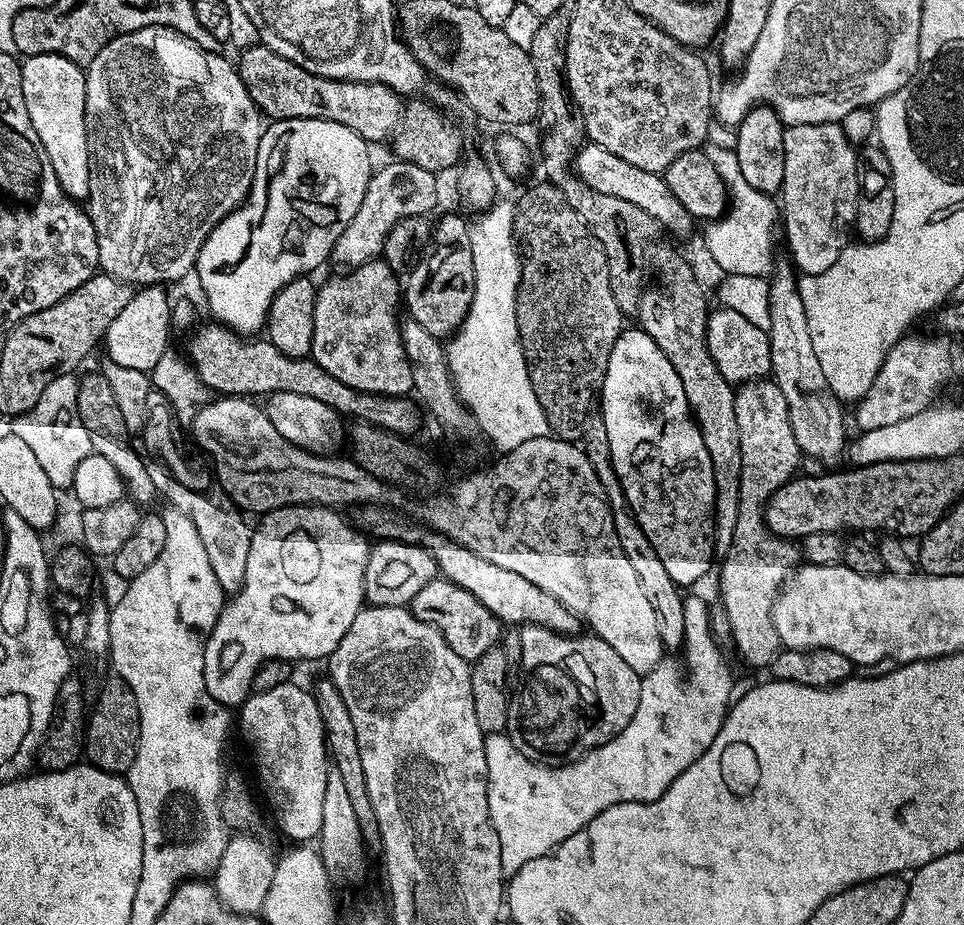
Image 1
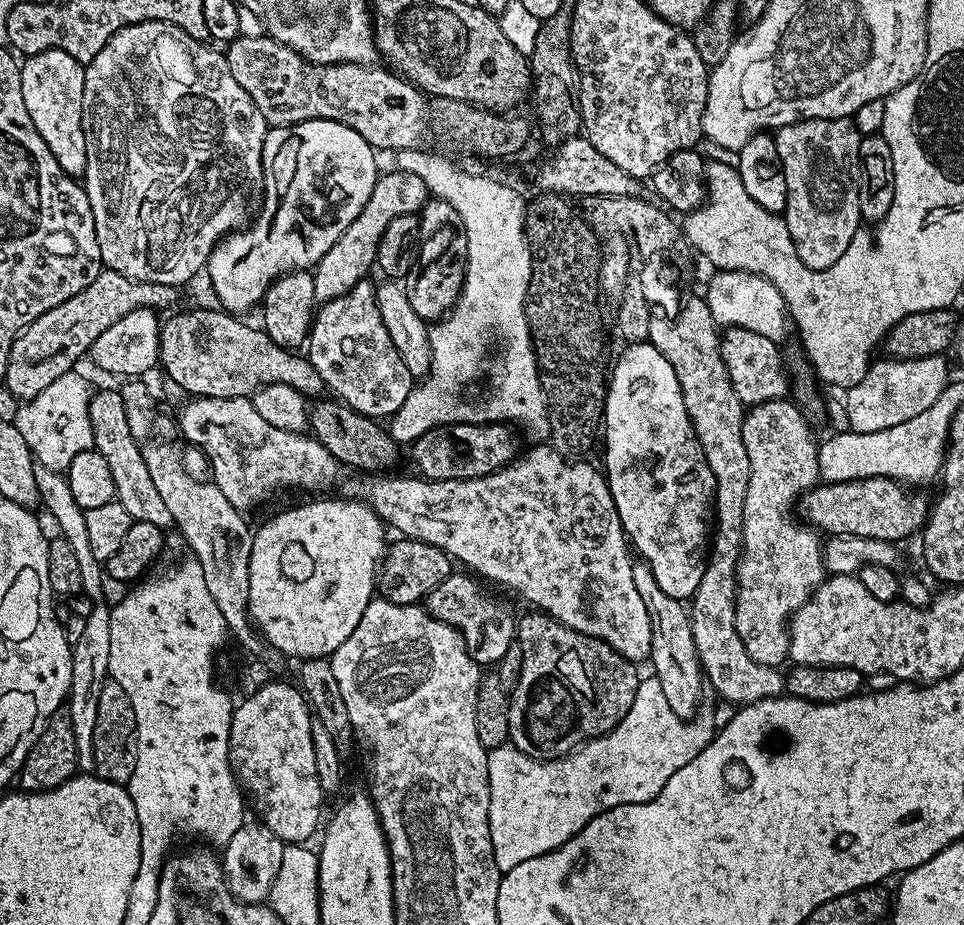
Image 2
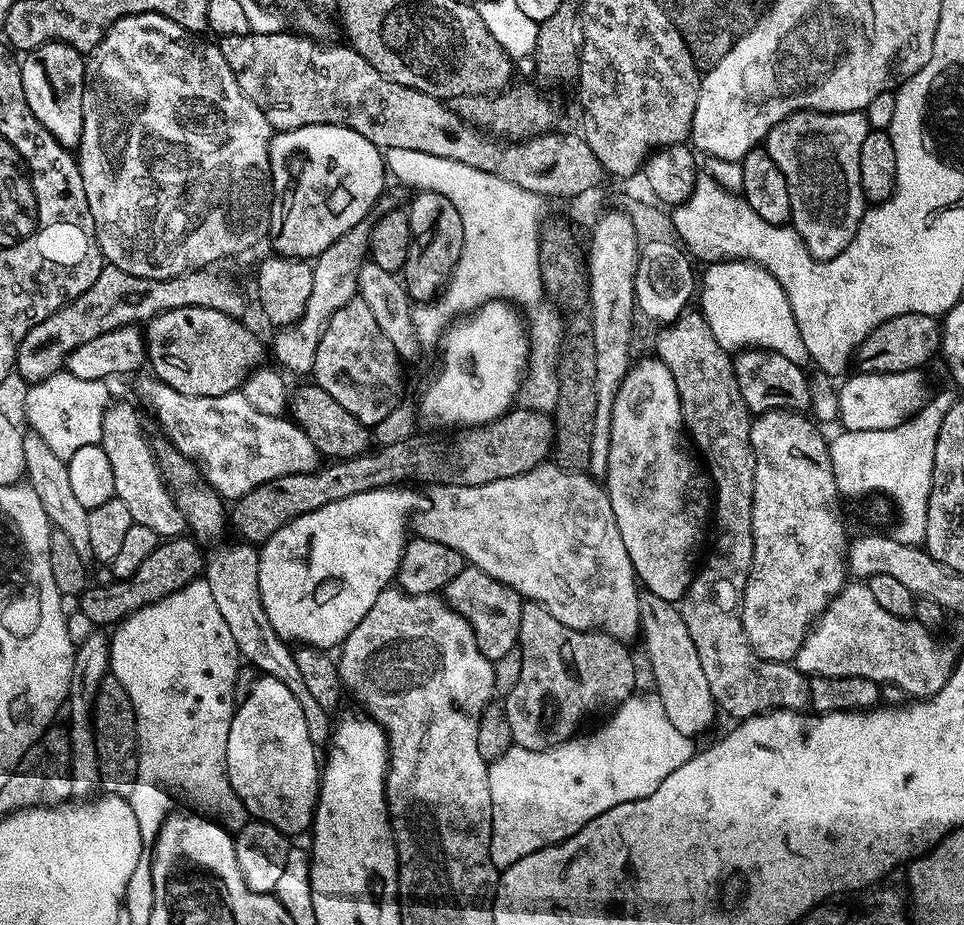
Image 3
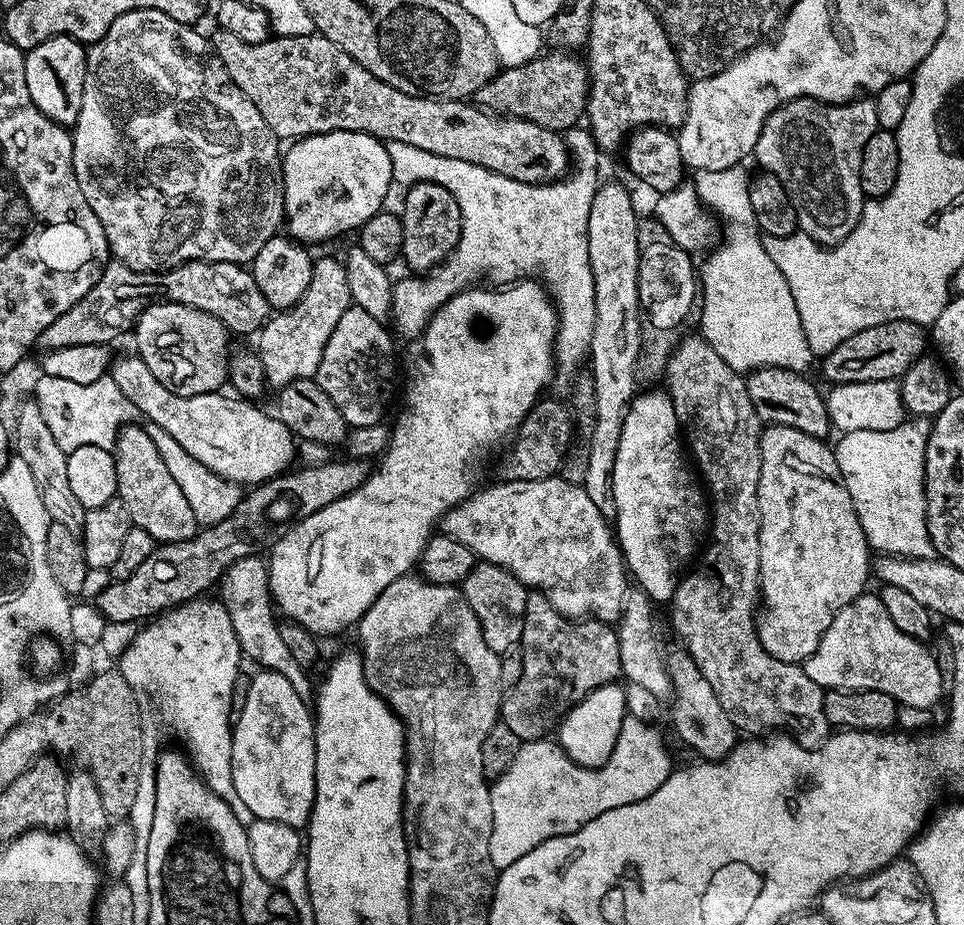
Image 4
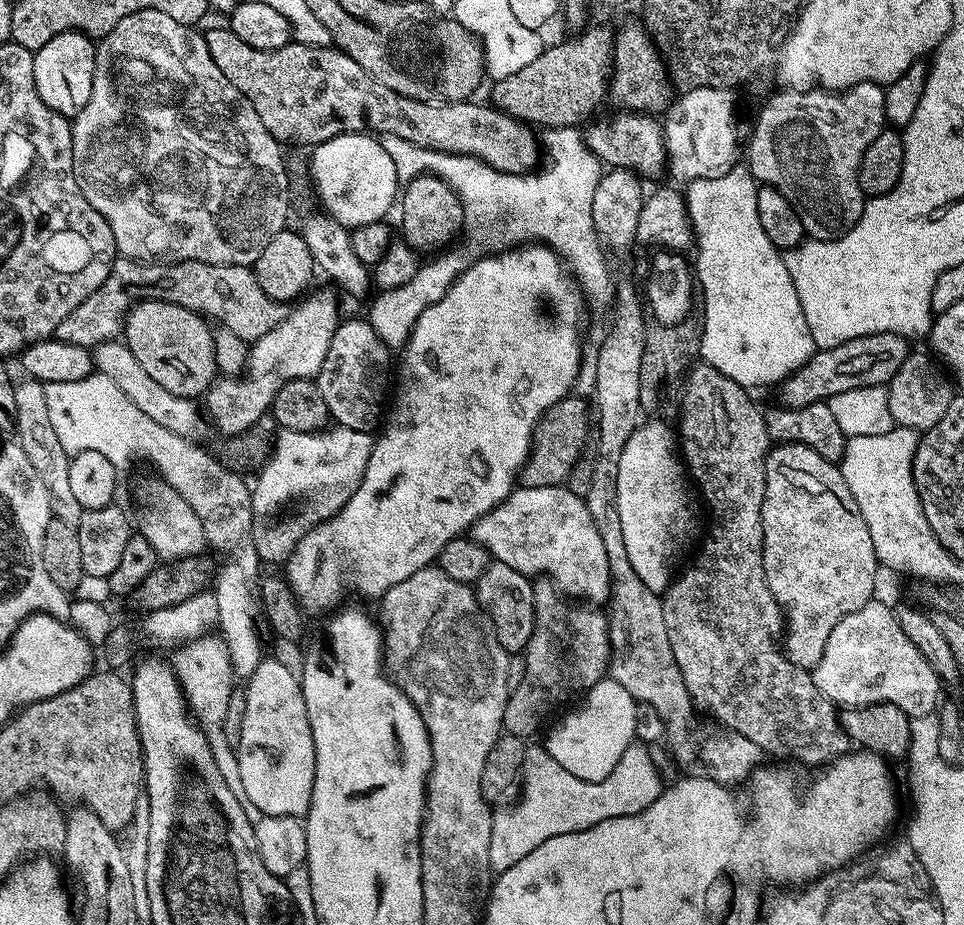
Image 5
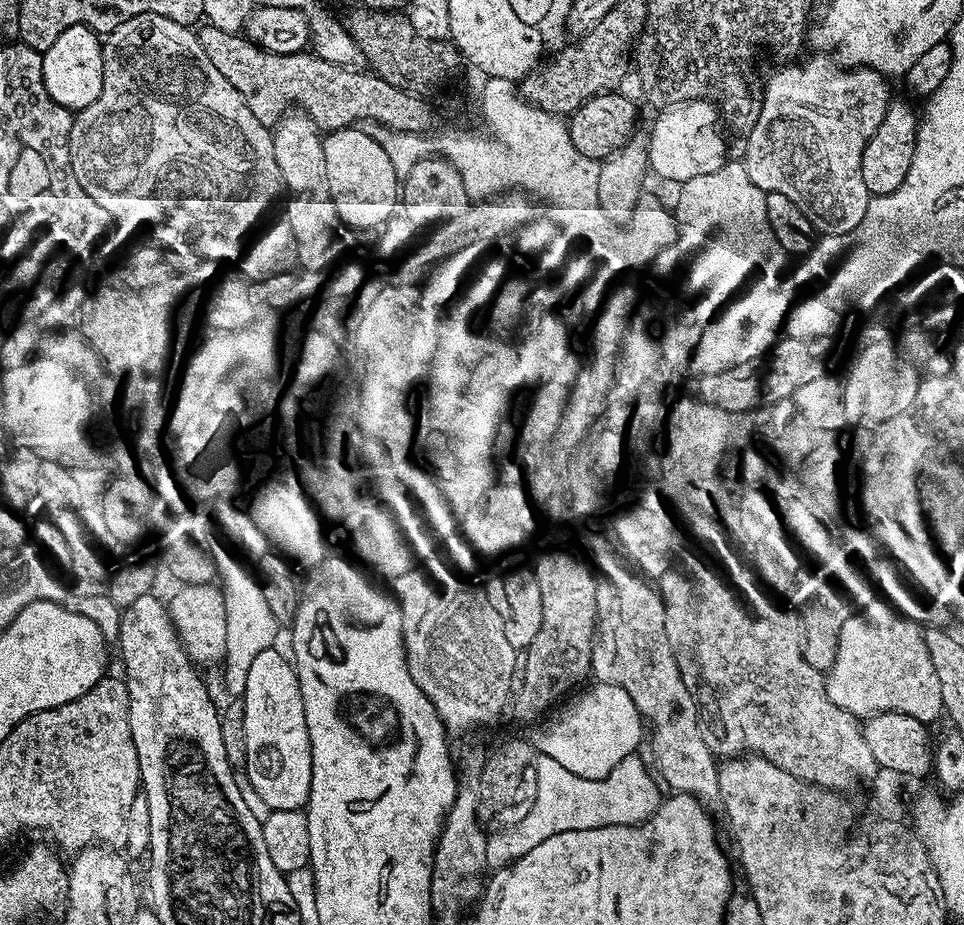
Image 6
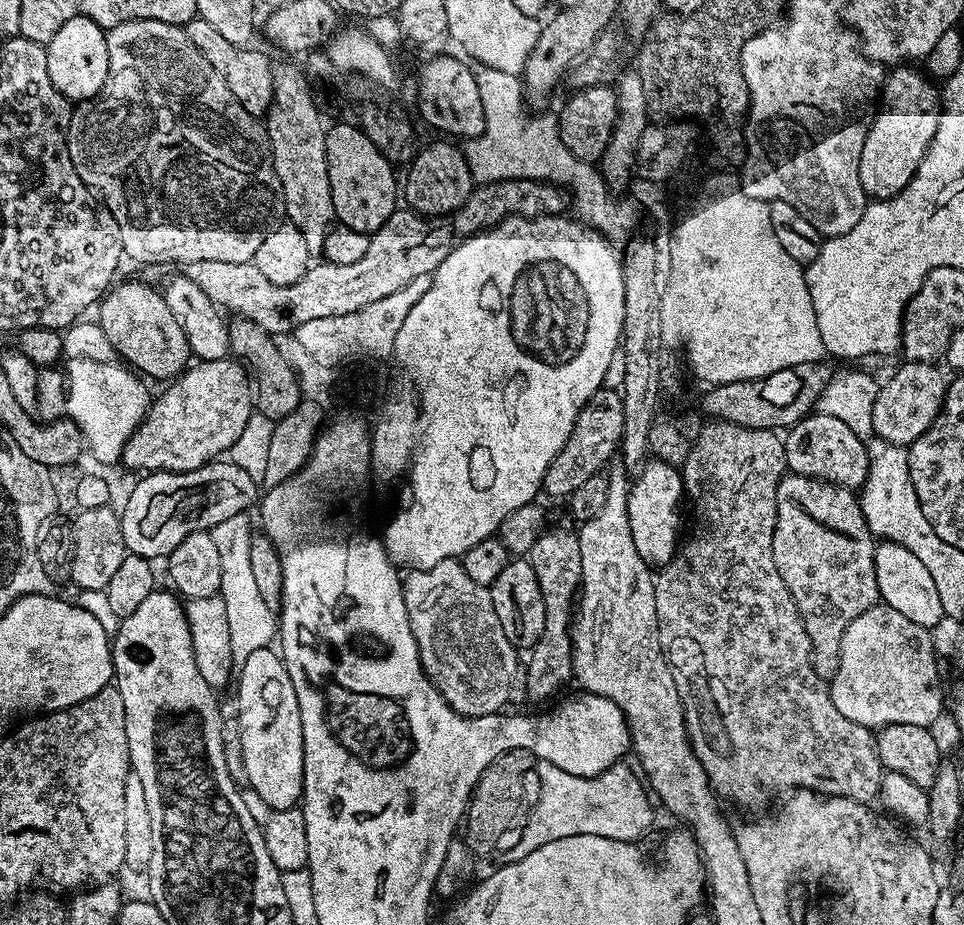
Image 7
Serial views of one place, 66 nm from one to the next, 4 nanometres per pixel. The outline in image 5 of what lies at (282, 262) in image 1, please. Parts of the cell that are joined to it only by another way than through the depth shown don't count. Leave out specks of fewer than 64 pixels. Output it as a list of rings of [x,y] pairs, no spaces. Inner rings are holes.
[[[346,132],[343,136],[335,136],[315,145],[311,152],[312,184],[316,187],[317,198],[320,199],[319,207],[345,228],[351,230],[371,220],[384,220],[391,208],[393,211],[398,200],[398,181],[394,162],[390,162],[390,154],[382,150],[380,141],[375,135],[364,132]]]

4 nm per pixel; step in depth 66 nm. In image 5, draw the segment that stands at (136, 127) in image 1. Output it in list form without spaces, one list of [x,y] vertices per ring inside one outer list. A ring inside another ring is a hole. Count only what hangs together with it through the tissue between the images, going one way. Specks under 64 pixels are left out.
[[[142,10],[124,16],[122,22],[114,26],[95,45],[96,64],[92,75],[92,93],[74,119],[72,125],[72,165],[78,182],[78,190],[106,218],[114,234],[117,253],[121,257],[137,262],[175,262],[177,260],[197,260],[207,264],[255,265],[257,258],[275,236],[285,231],[288,224],[288,168],[280,153],[281,141],[275,140],[262,126],[262,118],[250,106],[250,102],[214,66],[210,50],[203,35],[195,27],[179,24],[158,10]]]

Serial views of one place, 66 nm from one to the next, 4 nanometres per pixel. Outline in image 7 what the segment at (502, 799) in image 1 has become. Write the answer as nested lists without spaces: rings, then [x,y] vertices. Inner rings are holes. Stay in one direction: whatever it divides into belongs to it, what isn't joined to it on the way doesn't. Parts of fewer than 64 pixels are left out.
[[[539,761],[535,765],[534,776],[540,779],[540,797],[527,813],[522,838],[518,838],[514,846],[503,852],[503,863],[512,864],[538,850],[538,846],[546,846],[546,842],[574,834],[639,841],[643,837],[640,835],[652,824],[653,801],[645,781],[626,765],[621,762],[613,768],[607,768],[600,776],[586,777],[571,776],[550,762]]]

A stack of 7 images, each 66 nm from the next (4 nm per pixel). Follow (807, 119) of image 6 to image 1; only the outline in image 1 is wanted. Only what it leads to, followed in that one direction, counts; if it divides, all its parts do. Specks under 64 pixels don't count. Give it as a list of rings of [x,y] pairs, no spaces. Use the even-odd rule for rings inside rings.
[[[790,124],[784,130],[786,174],[782,197],[782,236],[788,239],[788,252],[797,273],[822,274],[838,262],[844,248],[849,247],[856,222],[856,207],[860,197],[860,179],[856,169],[857,145],[846,138],[842,126],[834,124]]]

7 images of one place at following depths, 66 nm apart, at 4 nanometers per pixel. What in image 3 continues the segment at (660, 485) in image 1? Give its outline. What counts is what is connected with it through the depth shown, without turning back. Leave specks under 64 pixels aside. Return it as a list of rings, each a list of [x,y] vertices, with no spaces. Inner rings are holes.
[[[659,358],[651,359],[637,359],[633,363],[614,398],[606,491],[618,522],[618,534],[622,534],[622,546],[626,546],[626,554],[630,554],[643,591],[679,602],[692,585],[694,569],[701,559],[700,547],[704,544],[704,531],[710,528],[714,496],[710,491],[710,477],[701,461],[687,443],[680,444],[682,421],[678,386],[674,386],[674,378],[666,365]]]

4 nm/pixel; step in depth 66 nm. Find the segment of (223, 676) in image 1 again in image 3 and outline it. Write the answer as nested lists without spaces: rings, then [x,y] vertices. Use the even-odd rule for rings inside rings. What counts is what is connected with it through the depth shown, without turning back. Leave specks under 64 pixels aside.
[[[412,486],[375,488],[369,492],[354,494],[350,498],[342,498],[342,502],[330,502],[330,506],[322,506],[322,510],[314,510],[310,514],[302,514],[298,518],[294,518],[286,526],[277,530],[265,544],[259,545],[258,588],[262,594],[262,606],[266,610],[266,616],[270,618],[270,626],[274,626],[274,630],[283,640],[296,646],[309,644],[315,648],[332,650],[343,645],[344,639],[352,633],[354,626],[358,626],[358,622],[362,622],[362,618],[366,618],[366,614],[370,614],[370,606],[374,606],[374,602],[378,602],[378,594],[382,594],[382,590],[389,587],[396,579],[396,571],[400,569],[404,545],[410,539],[410,521],[422,504],[421,493],[419,496],[414,489],[406,487]]]

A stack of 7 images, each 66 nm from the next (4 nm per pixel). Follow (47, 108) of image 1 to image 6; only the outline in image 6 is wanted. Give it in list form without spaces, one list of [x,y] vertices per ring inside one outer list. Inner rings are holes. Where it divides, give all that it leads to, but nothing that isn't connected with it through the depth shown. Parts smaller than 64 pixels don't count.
[[[79,24],[62,30],[54,46],[47,48],[42,55],[44,57],[42,82],[46,86],[46,94],[50,94],[50,98],[54,98],[58,106],[69,110],[79,110],[85,108],[90,102],[94,102],[94,98],[98,98],[98,94],[102,92],[102,40],[91,28]]]

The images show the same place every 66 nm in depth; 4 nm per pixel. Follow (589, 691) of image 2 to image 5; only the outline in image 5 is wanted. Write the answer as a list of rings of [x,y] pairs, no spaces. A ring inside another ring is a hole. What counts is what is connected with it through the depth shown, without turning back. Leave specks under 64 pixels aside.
[[[536,578],[532,580],[534,590],[534,630],[530,634],[530,642],[525,646],[522,659],[524,659],[524,677],[520,685],[511,689],[506,702],[504,715],[504,732],[510,736],[529,738],[540,727],[545,727],[544,719],[555,710],[559,704],[567,705],[571,696],[579,697],[588,691],[600,680],[605,679],[610,668],[612,647],[608,637],[608,618],[599,607],[585,606],[580,602],[573,602],[565,598],[553,580]]]

